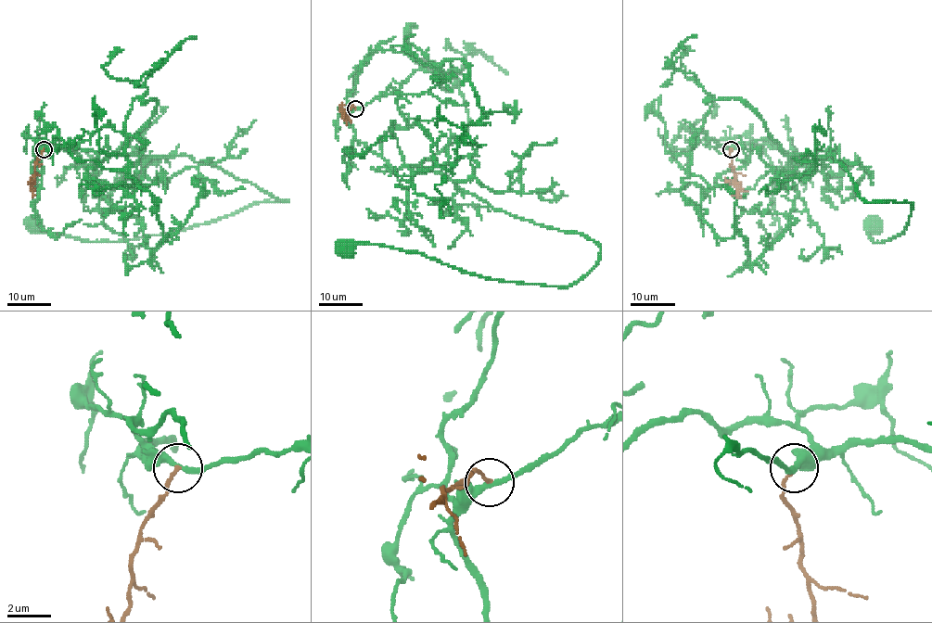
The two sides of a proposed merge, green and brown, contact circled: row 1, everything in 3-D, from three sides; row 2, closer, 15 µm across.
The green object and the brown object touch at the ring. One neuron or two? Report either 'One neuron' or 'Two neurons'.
One neuron

